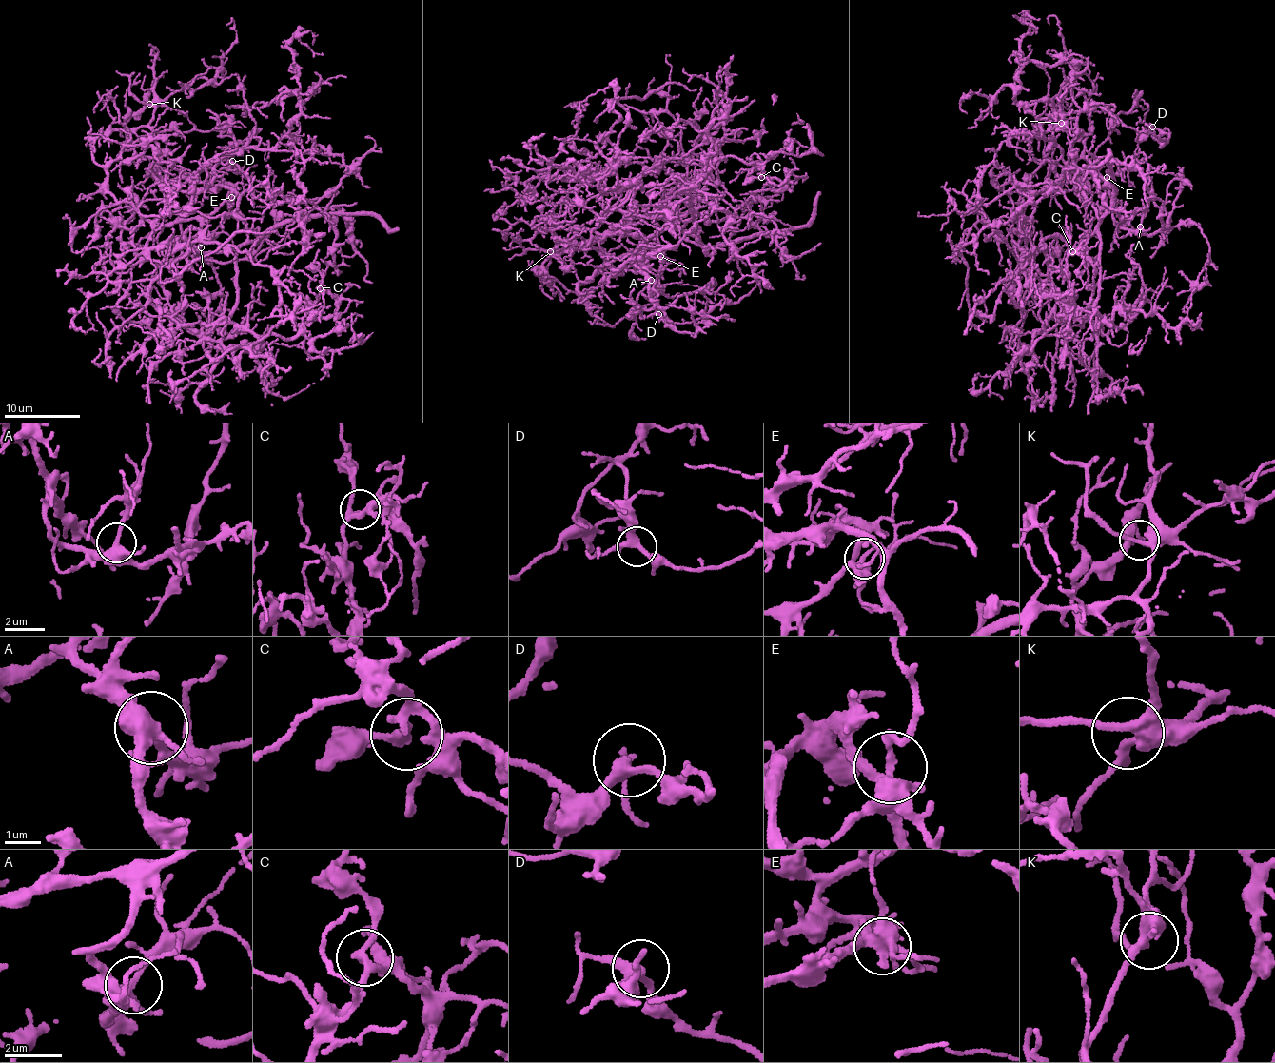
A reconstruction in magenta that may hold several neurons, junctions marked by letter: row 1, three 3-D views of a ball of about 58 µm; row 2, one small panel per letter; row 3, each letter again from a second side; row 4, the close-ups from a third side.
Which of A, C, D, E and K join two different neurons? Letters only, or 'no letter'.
no letter

